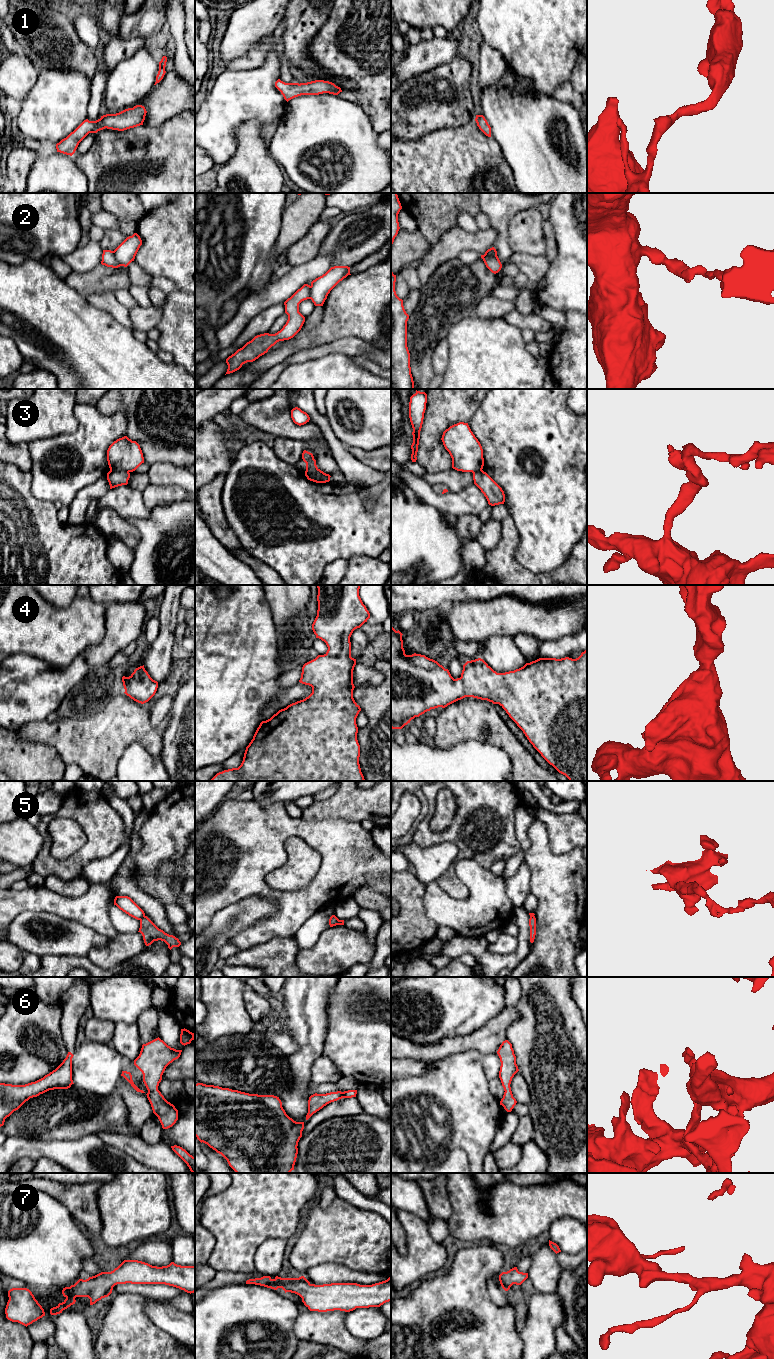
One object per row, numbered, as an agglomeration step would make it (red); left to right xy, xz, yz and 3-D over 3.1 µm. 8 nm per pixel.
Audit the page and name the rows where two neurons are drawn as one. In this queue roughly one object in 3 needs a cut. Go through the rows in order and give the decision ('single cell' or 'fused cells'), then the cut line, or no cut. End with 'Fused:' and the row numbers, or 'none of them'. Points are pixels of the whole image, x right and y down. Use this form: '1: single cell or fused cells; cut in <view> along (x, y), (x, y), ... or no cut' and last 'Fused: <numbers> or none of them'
1: single cell; no cut
2: fused cells; cut in xy along (113, 251), (115, 259), (121, 265)
3: fused cells; cut in xz along (305, 471), (320, 473), (329, 478)
4: single cell; no cut
5: fused cells; cut in xy along (144, 915), (140, 920)
6: single cell; no cut
7: single cell; no cut
Fused: 2, 3, 5

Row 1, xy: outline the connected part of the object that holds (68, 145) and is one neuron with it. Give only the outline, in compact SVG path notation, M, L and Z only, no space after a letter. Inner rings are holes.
M142 105L125 109L116 114L106 114L96 121L84 120L66 138L56 144L57 152L72 156L79 143L89 134L97 133L105 128L124 131L143 125L146 116L146 109Z

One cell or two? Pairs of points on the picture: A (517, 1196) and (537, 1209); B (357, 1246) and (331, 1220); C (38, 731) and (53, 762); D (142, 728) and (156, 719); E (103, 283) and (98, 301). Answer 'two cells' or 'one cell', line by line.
A: one cell
B: one cell
C: two cells
D: two cells
E: two cells

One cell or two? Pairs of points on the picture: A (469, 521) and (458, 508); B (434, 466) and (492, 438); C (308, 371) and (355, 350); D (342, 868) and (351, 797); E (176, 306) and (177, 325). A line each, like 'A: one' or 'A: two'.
A: two
B: two
C: two
D: two
E: one

